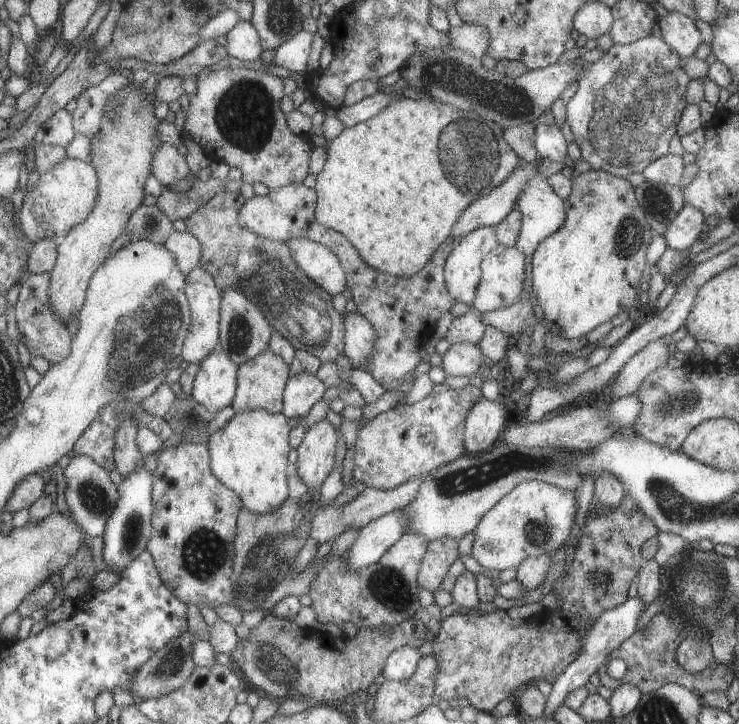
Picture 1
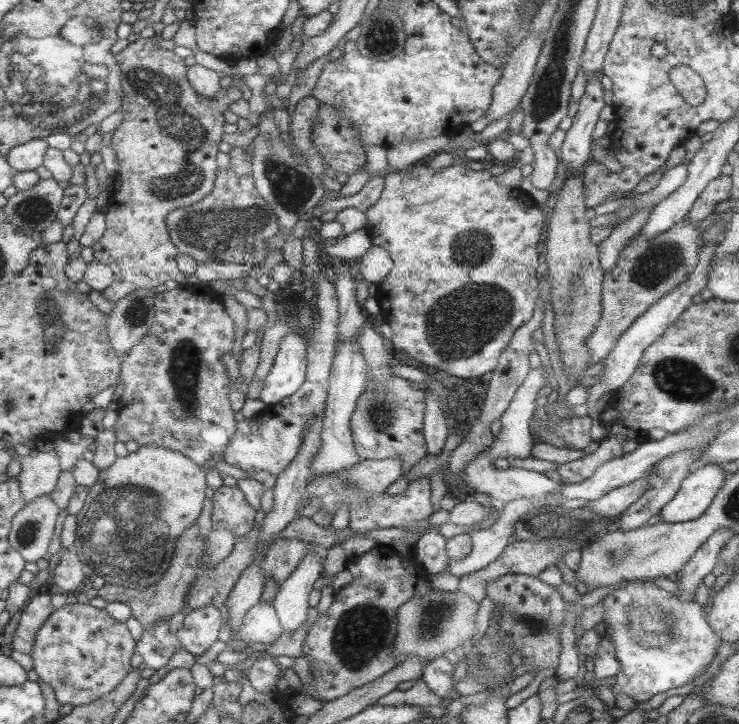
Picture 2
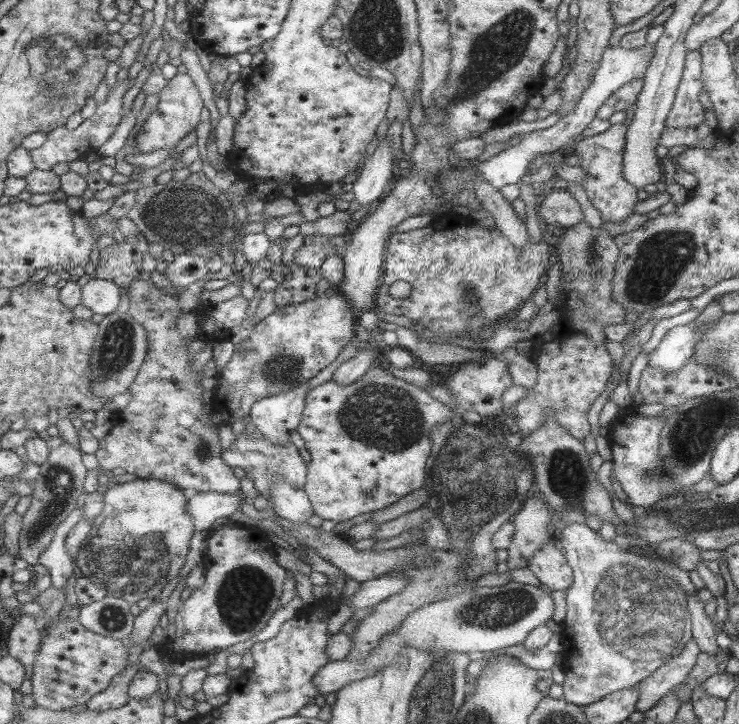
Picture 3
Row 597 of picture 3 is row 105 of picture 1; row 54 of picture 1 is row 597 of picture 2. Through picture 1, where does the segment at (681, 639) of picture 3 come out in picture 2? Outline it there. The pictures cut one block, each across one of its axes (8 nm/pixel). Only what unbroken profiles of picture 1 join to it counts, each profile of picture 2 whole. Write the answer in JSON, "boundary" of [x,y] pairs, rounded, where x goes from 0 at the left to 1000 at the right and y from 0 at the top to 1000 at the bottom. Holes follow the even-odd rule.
{"boundary":[[[862,802],[843,807],[840,812],[824,818],[812,831],[816,841],[813,860],[827,866],[827,891],[832,899],[832,912],[839,920],[824,949],[829,960],[846,959],[854,971],[871,971],[892,956],[927,945],[968,903],[970,878],[957,859],[957,851],[951,851],[950,840],[939,830],[922,831],[911,820],[878,802]]]}

